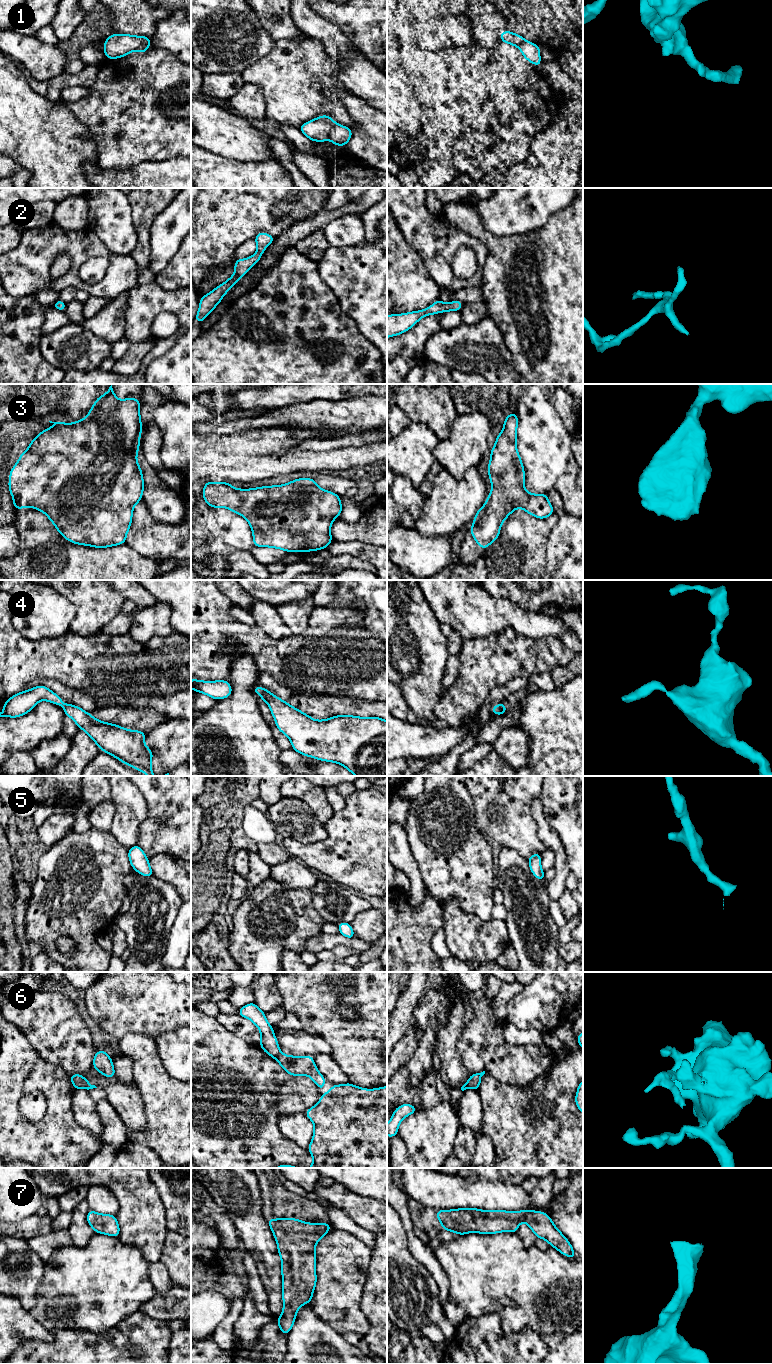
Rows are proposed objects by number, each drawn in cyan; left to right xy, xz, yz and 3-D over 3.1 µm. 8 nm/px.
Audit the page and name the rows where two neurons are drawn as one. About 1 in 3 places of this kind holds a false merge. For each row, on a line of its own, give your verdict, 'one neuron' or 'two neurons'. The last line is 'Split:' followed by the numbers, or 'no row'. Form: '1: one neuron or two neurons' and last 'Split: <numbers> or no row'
1: two neurons
2: one neuron
3: one neuron
4: one neuron
5: one neuron
6: two neurons
7: one neuron
Split: 1, 6

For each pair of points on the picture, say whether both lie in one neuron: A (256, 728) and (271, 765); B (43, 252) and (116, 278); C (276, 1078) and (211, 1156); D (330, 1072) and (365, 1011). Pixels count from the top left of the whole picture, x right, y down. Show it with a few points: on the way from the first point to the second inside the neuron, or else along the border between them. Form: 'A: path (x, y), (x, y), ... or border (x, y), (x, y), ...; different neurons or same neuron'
A: path (257, 737), (258, 752), (262, 756); same neuron
B: path (65, 246), (92, 246), (104, 251), (109, 256); same neuron
C: path (257, 1097), (235, 1120), (227, 1137); same neuron
D: border (330, 1054), (348, 1077), (349, 1082); different neurons

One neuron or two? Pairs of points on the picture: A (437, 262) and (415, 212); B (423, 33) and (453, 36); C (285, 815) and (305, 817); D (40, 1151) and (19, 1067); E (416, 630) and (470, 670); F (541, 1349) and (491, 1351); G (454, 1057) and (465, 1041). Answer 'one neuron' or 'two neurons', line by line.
A: one neuron
B: one neuron
C: one neuron
D: one neuron
E: two neurons
F: one neuron
G: two neurons

